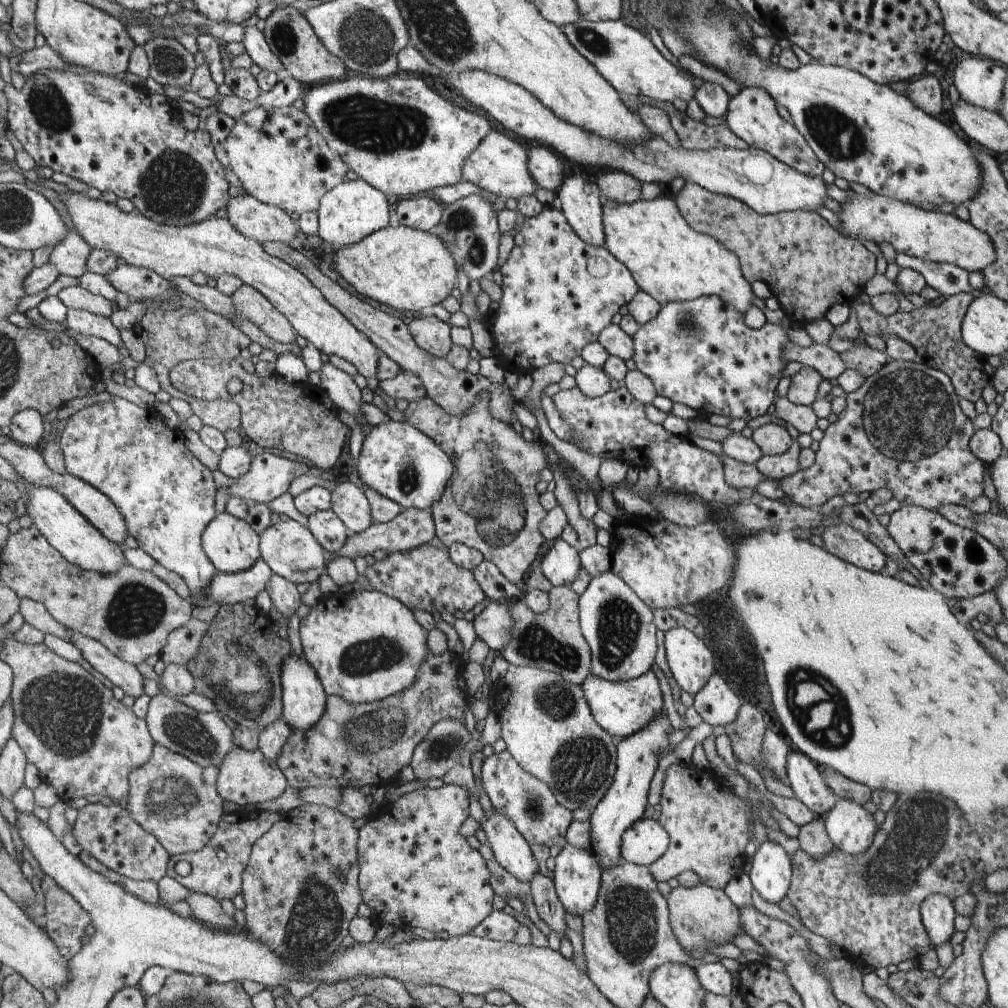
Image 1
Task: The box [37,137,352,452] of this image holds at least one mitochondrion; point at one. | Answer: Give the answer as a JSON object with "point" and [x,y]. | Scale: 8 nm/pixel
{"point":[173,186]}

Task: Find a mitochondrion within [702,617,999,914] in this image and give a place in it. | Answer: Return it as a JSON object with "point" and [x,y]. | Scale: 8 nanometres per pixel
{"point":[920,830]}

